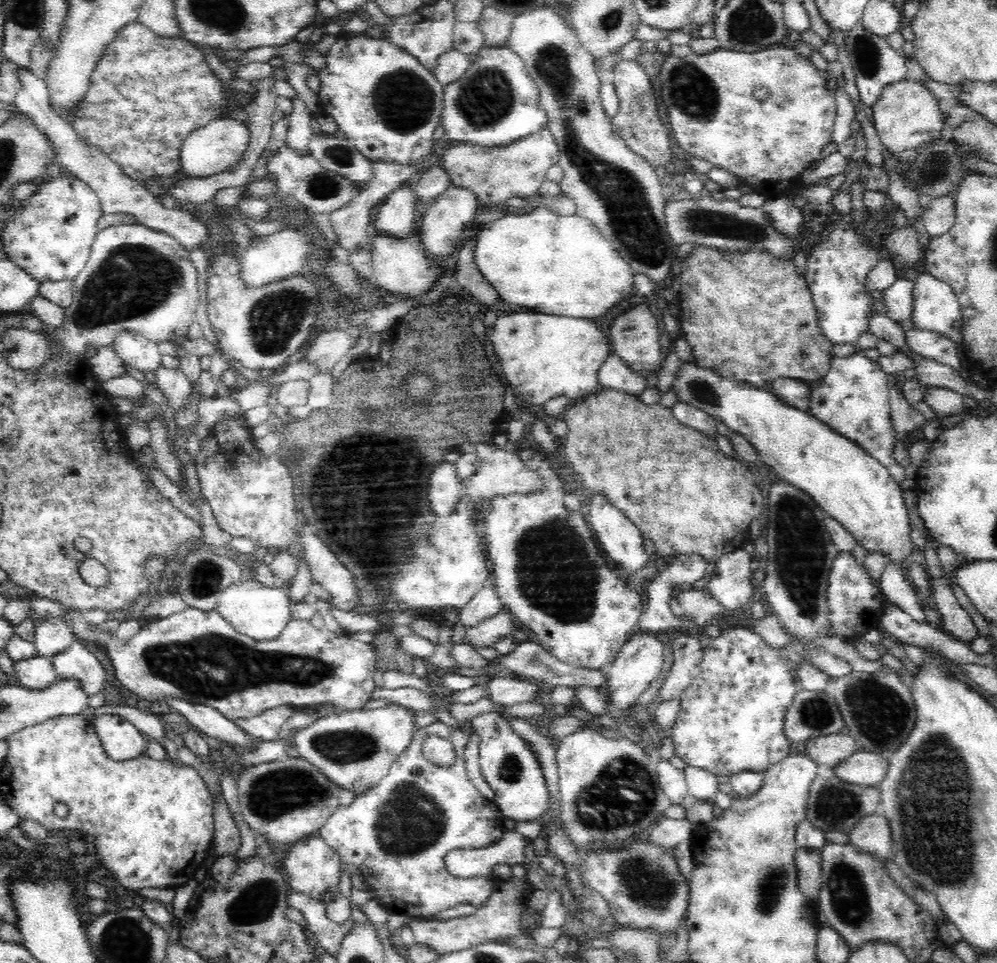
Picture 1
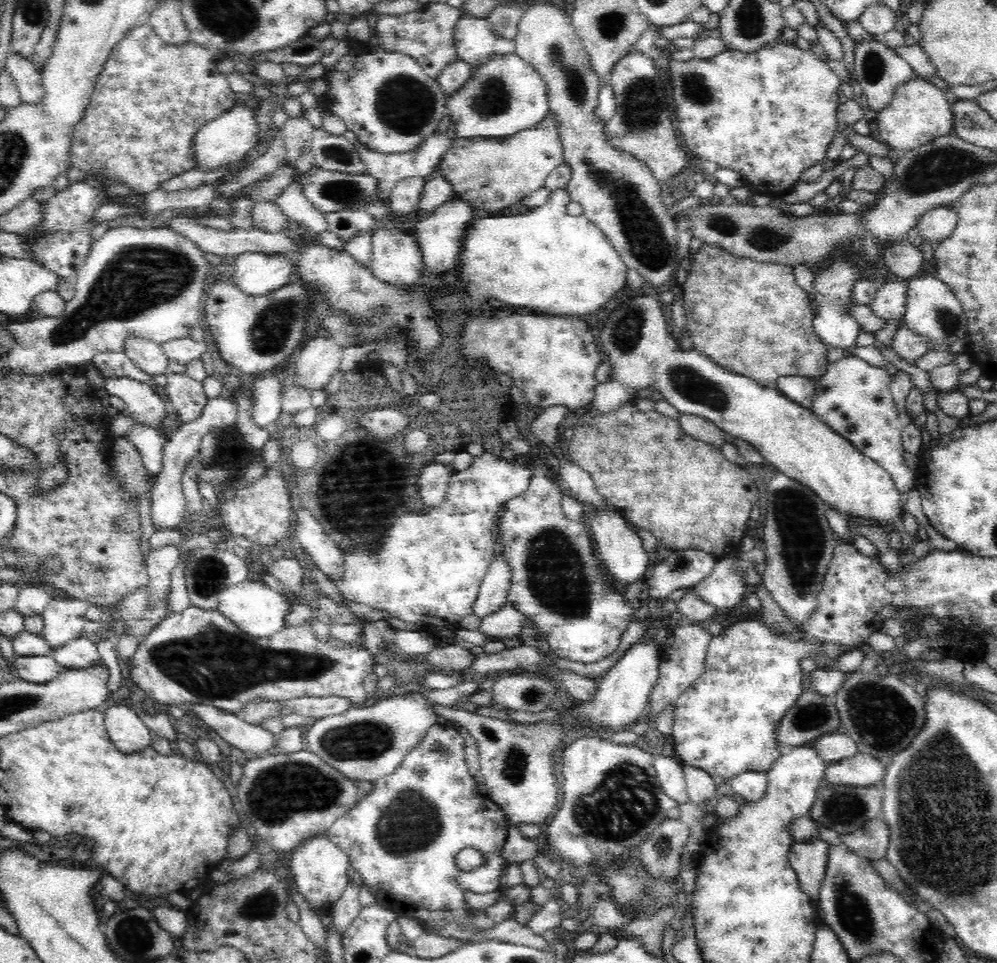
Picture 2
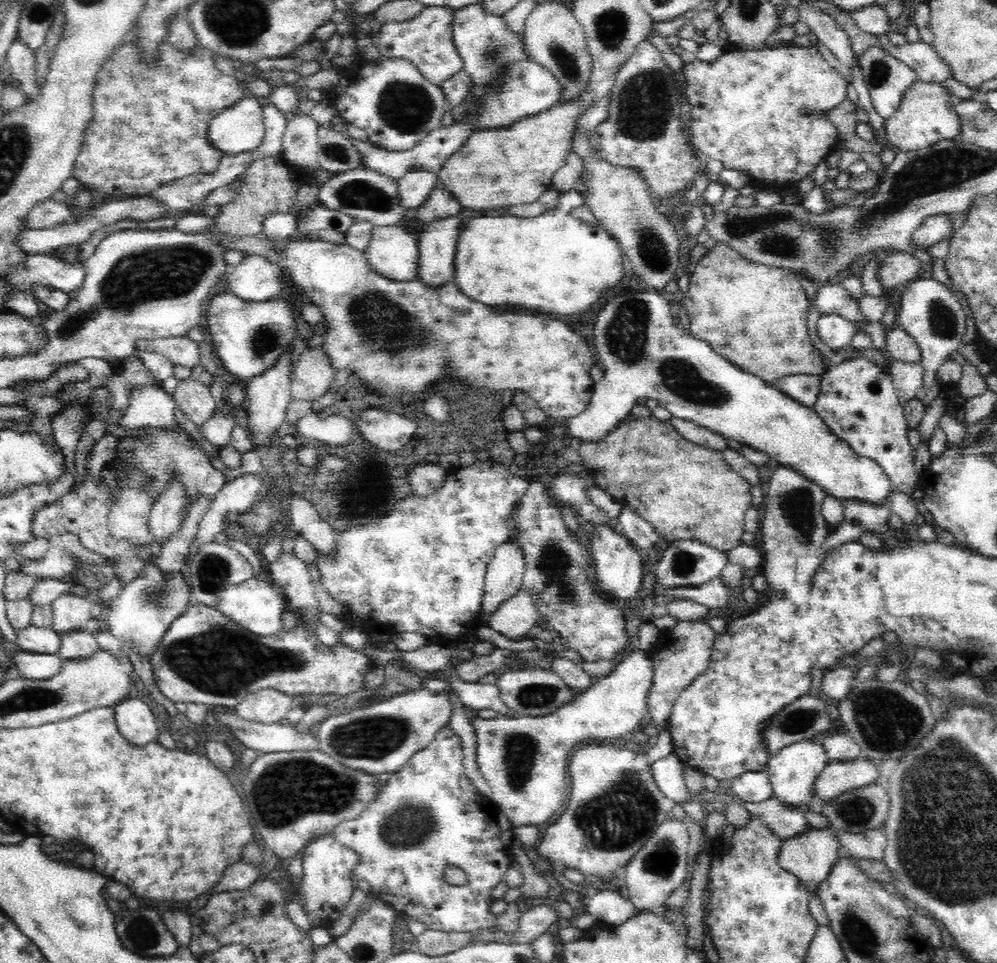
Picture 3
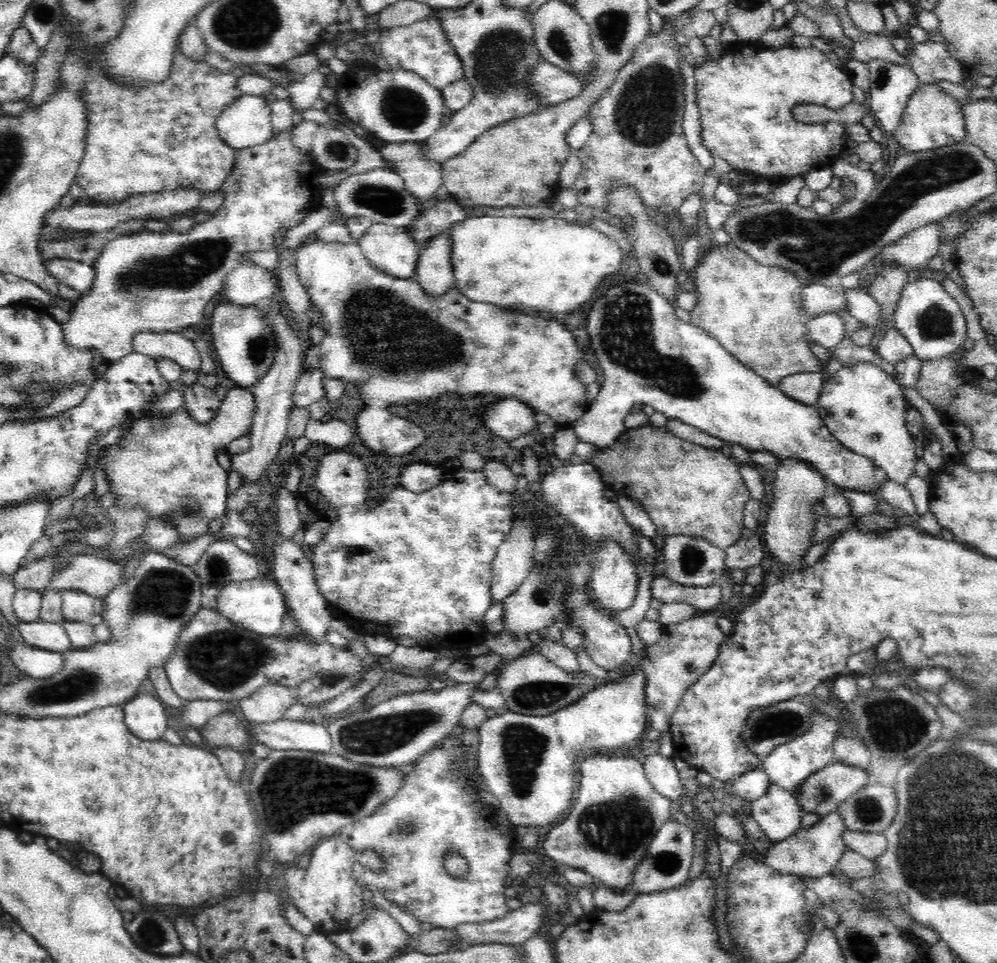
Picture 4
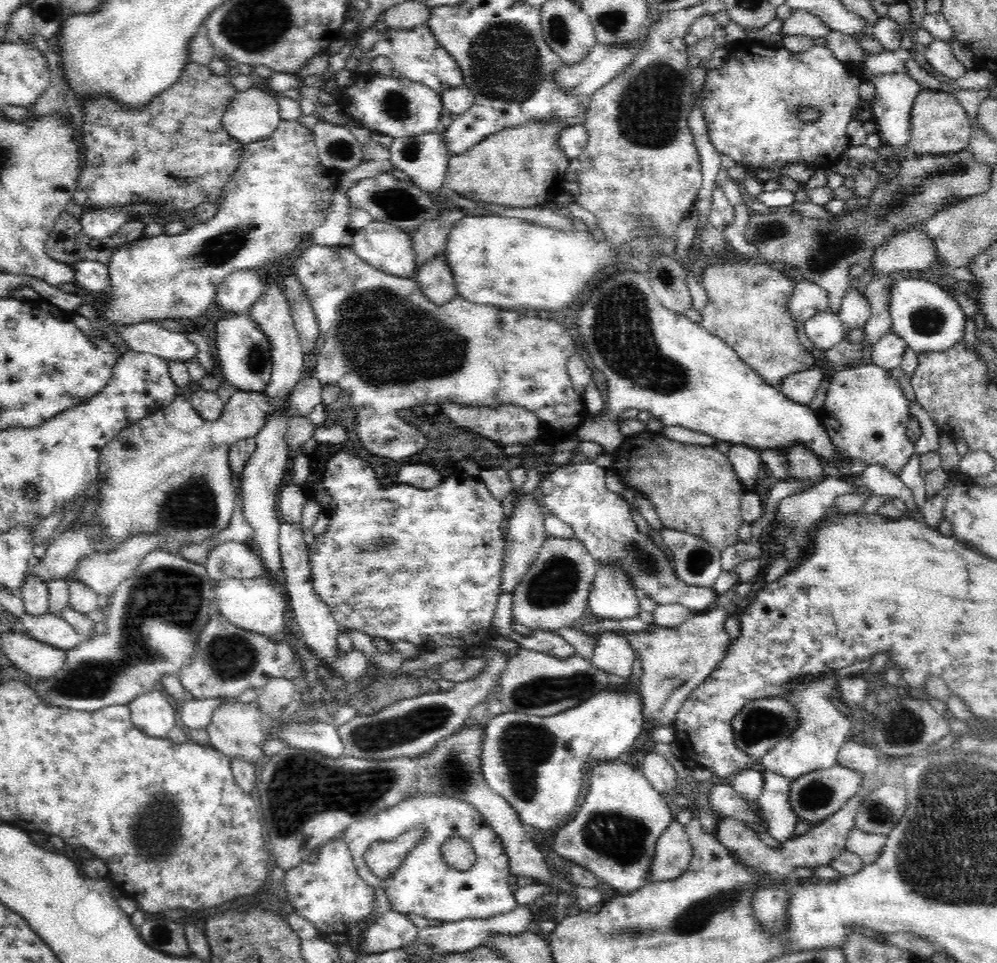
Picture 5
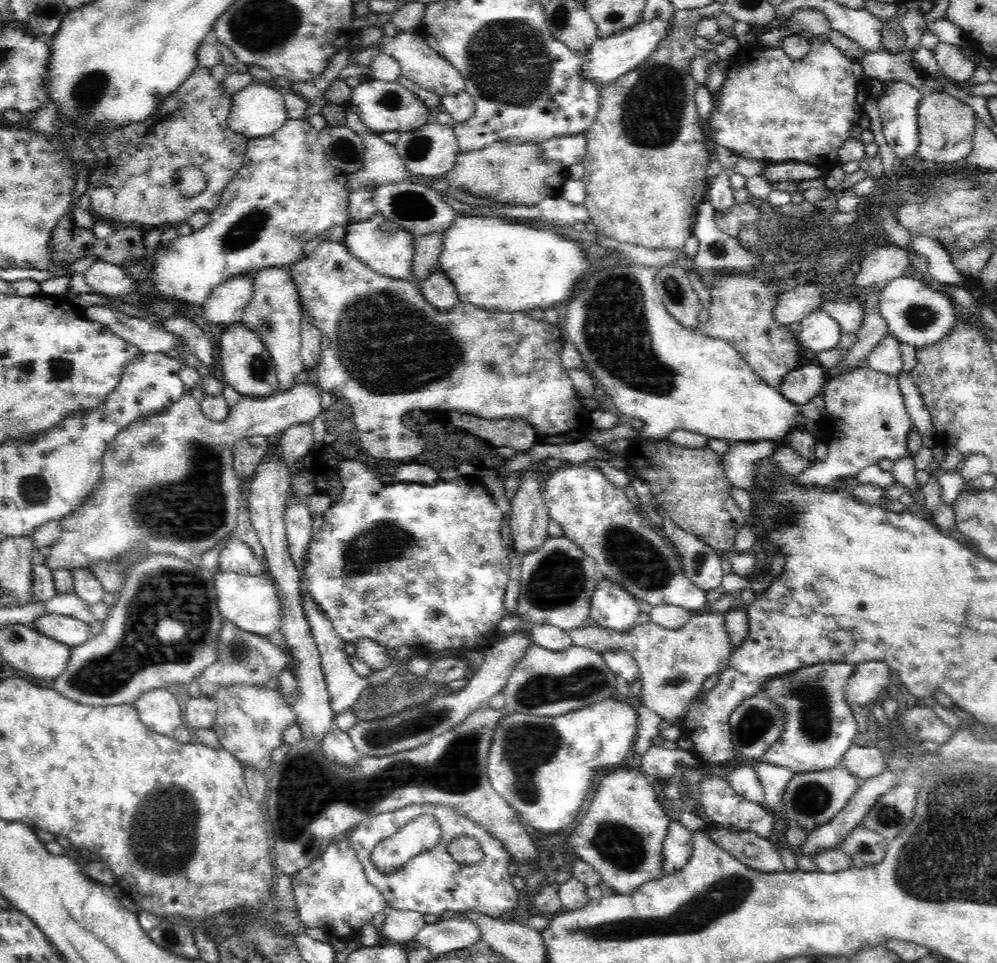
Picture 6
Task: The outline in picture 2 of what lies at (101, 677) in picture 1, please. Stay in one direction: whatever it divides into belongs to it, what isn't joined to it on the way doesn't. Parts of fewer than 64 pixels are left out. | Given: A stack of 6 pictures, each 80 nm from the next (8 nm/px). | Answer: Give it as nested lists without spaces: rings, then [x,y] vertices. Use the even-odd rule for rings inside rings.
[[[81,636],[64,646],[57,646],[52,654],[59,666],[66,670],[86,670],[101,661],[96,641]]]

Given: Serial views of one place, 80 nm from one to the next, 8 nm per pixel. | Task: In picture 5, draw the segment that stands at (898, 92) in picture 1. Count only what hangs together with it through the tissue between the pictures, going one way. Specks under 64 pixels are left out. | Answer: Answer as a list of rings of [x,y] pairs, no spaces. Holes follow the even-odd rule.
[[[923,89],[916,96],[910,112],[910,138],[908,138],[908,147],[916,155],[958,154],[960,150],[969,148],[970,136],[971,122],[968,113],[953,94],[942,90]]]

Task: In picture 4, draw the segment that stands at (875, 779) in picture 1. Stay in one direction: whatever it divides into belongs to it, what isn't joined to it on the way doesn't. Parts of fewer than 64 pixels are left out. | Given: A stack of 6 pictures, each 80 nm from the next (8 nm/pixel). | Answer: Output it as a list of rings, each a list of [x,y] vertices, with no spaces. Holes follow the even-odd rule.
[[[832,762],[801,782],[795,798],[804,814],[826,816],[865,788],[866,780],[868,769]]]

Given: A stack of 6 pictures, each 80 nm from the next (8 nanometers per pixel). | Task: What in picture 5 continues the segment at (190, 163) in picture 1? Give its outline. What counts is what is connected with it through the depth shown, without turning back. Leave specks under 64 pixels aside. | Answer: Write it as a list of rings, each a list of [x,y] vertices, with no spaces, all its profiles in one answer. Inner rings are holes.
[[[259,85],[238,91],[221,121],[226,133],[244,146],[268,138],[281,120],[278,99]]]

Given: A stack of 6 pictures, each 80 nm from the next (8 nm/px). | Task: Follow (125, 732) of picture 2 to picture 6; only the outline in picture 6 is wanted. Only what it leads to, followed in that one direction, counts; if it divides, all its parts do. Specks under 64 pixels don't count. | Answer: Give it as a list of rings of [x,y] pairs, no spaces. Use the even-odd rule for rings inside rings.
[[[166,688],[150,690],[134,704],[140,721],[156,734],[172,737],[182,725],[180,704]]]

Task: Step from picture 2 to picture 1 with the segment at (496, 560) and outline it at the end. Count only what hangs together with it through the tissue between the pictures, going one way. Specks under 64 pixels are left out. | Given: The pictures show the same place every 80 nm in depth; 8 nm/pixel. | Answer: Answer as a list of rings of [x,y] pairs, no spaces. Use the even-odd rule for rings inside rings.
[[[489,574],[485,585],[472,597],[472,600],[458,610],[457,622],[461,622],[462,626],[470,628],[480,624],[485,618],[490,618],[503,610],[502,599],[496,591],[496,583],[494,583],[494,575]]]

